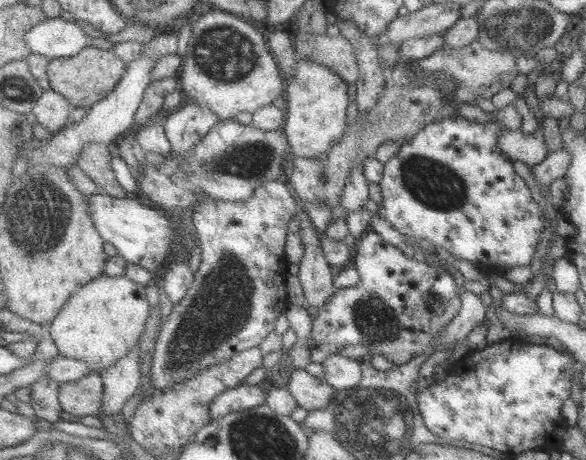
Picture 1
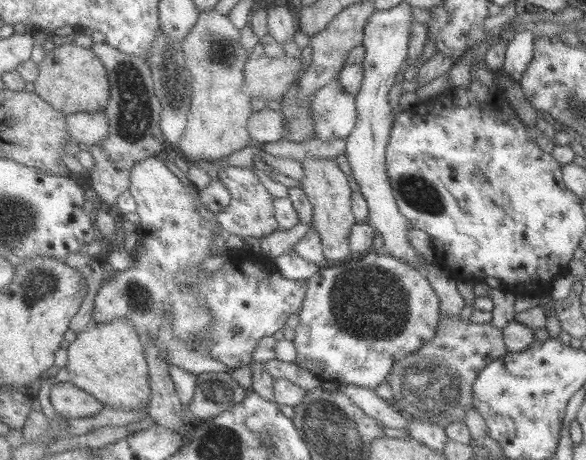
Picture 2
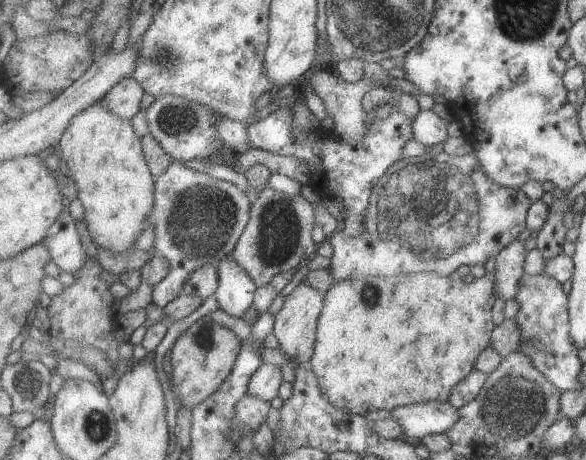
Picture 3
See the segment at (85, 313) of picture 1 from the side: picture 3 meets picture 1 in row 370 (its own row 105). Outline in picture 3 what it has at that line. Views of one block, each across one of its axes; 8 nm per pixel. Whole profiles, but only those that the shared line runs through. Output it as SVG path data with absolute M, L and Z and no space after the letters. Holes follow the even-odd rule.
M97 102L73 116L59 149L78 186L78 198L87 210L86 224L93 243L113 252L133 250L139 236L150 226L156 178L131 120L115 116L105 104Z

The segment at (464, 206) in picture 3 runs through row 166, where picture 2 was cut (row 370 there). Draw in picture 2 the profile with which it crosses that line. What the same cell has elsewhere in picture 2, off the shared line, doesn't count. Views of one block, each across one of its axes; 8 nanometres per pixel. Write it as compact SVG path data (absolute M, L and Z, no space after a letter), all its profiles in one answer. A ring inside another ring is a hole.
M455 314L442 316L436 338L393 366L388 378L393 396L389 402L406 415L426 417L439 426L453 419L466 424L466 412L474 406L477 378L491 362L504 358L507 353L503 329L493 324L475 324Z

